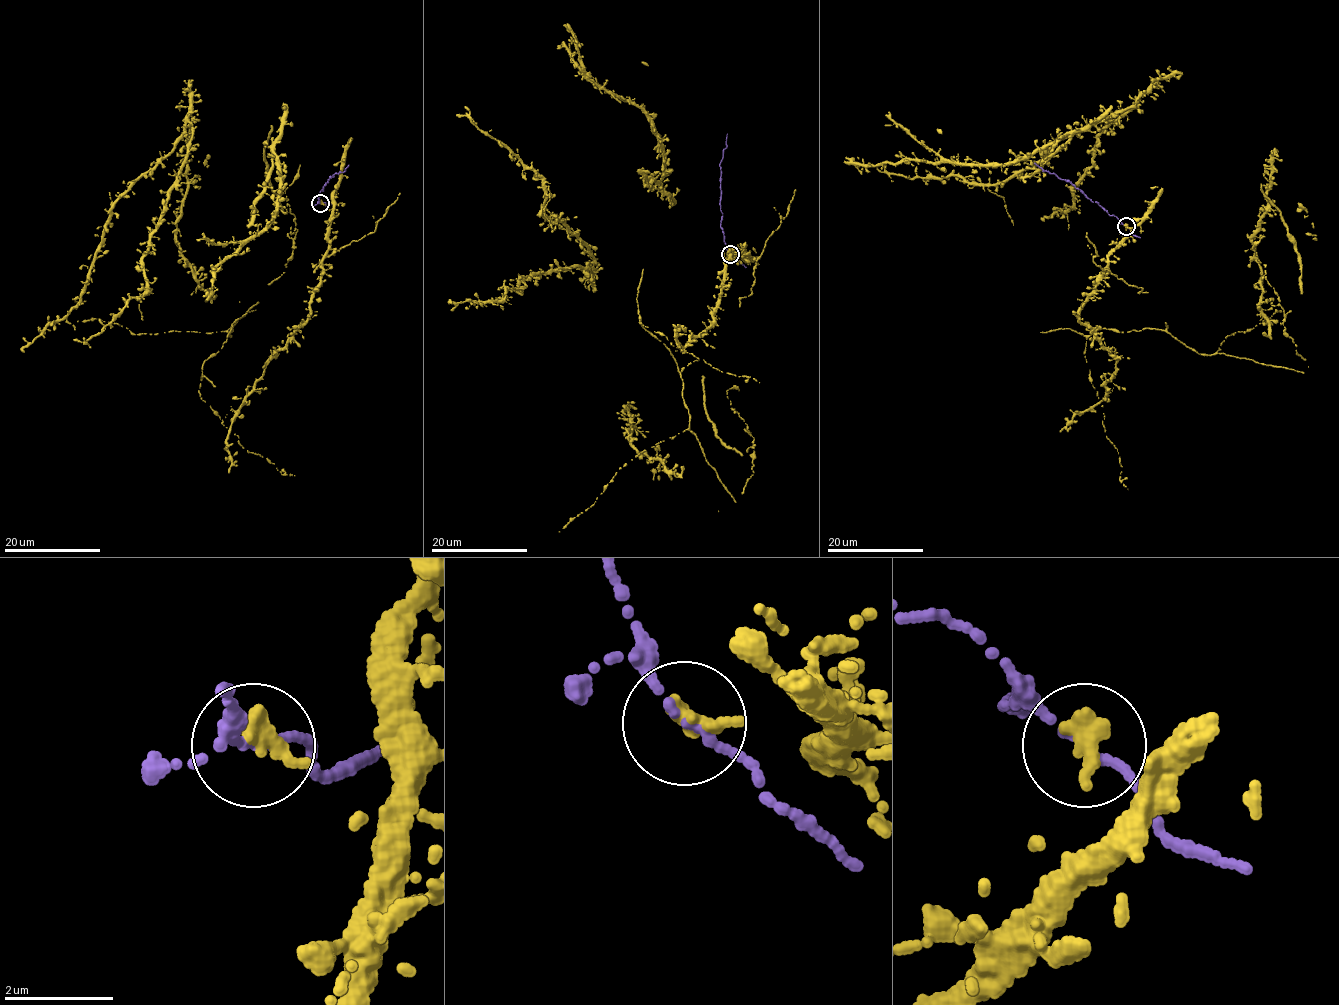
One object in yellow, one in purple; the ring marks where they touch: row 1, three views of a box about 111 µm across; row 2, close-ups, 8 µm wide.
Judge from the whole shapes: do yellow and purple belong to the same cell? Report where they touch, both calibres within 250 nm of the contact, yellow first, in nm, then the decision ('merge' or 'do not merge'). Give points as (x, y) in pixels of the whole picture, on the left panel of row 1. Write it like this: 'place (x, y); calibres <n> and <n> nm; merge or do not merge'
place (320, 203); calibres 400 and 150 nm; merge

